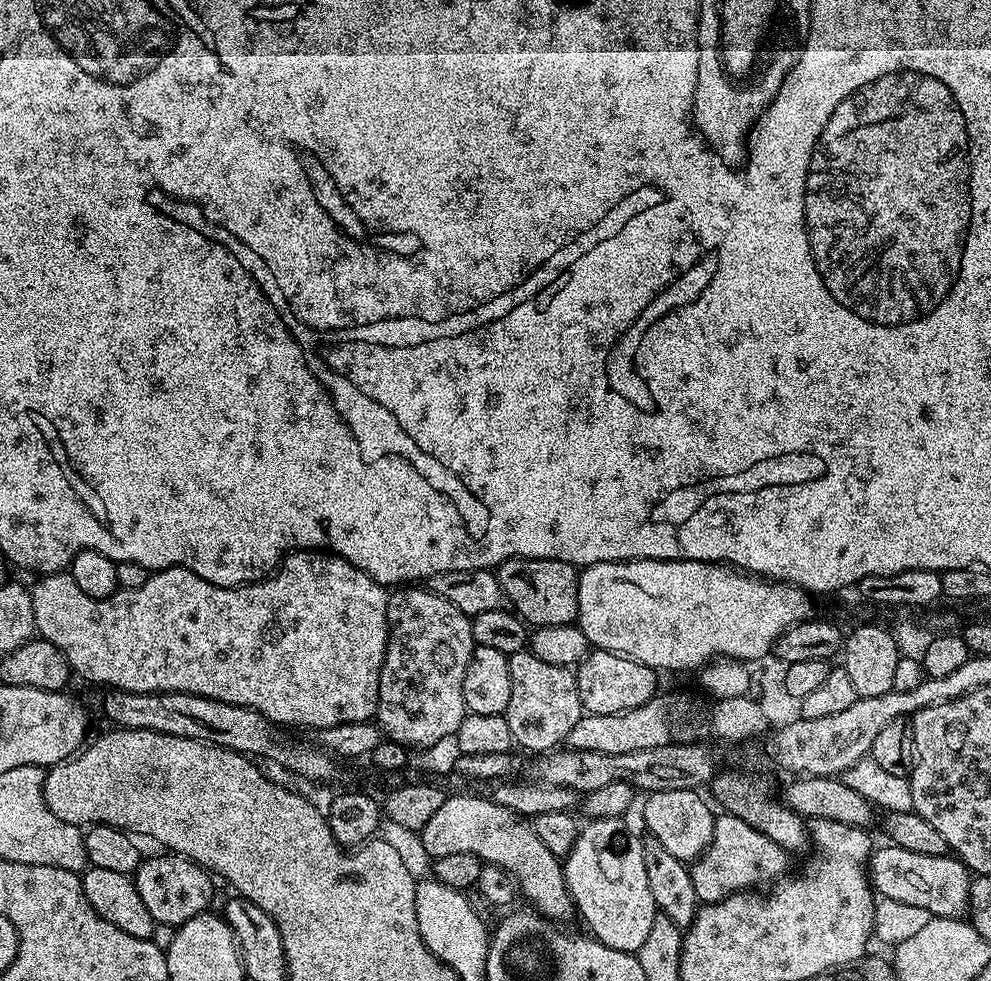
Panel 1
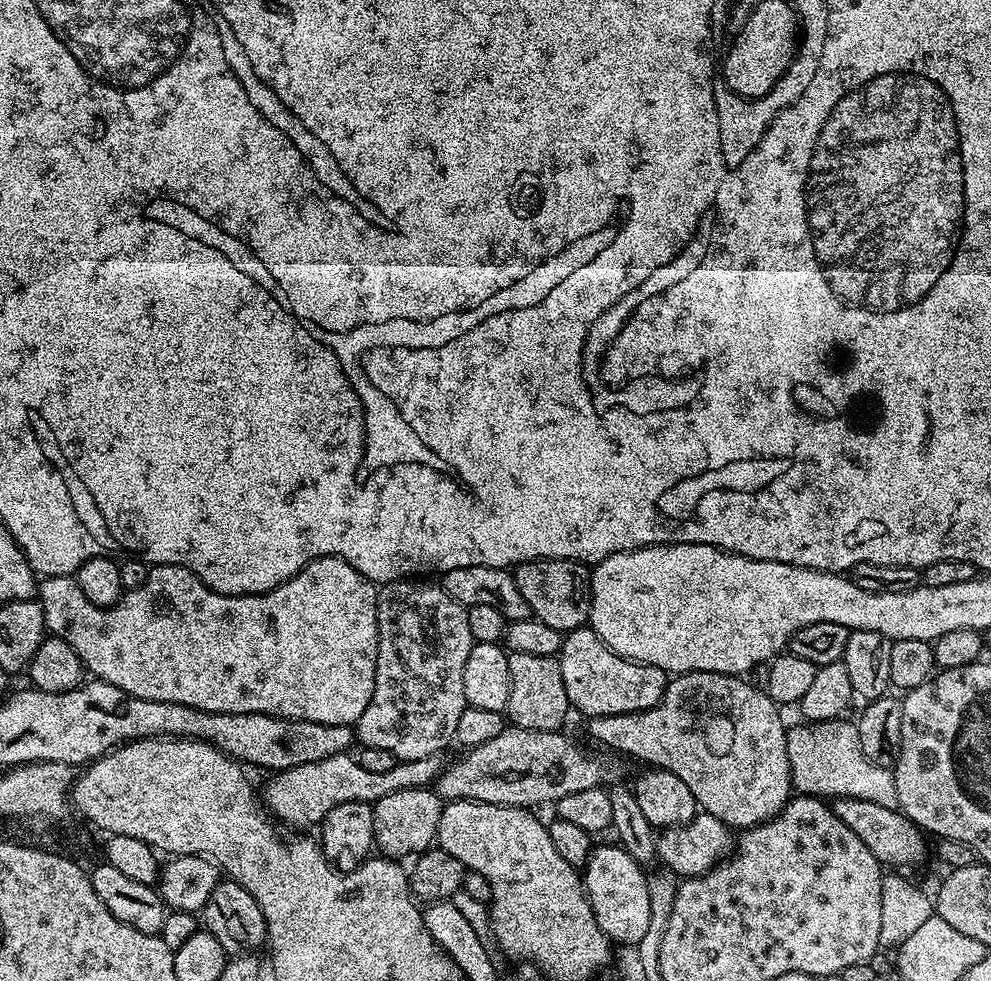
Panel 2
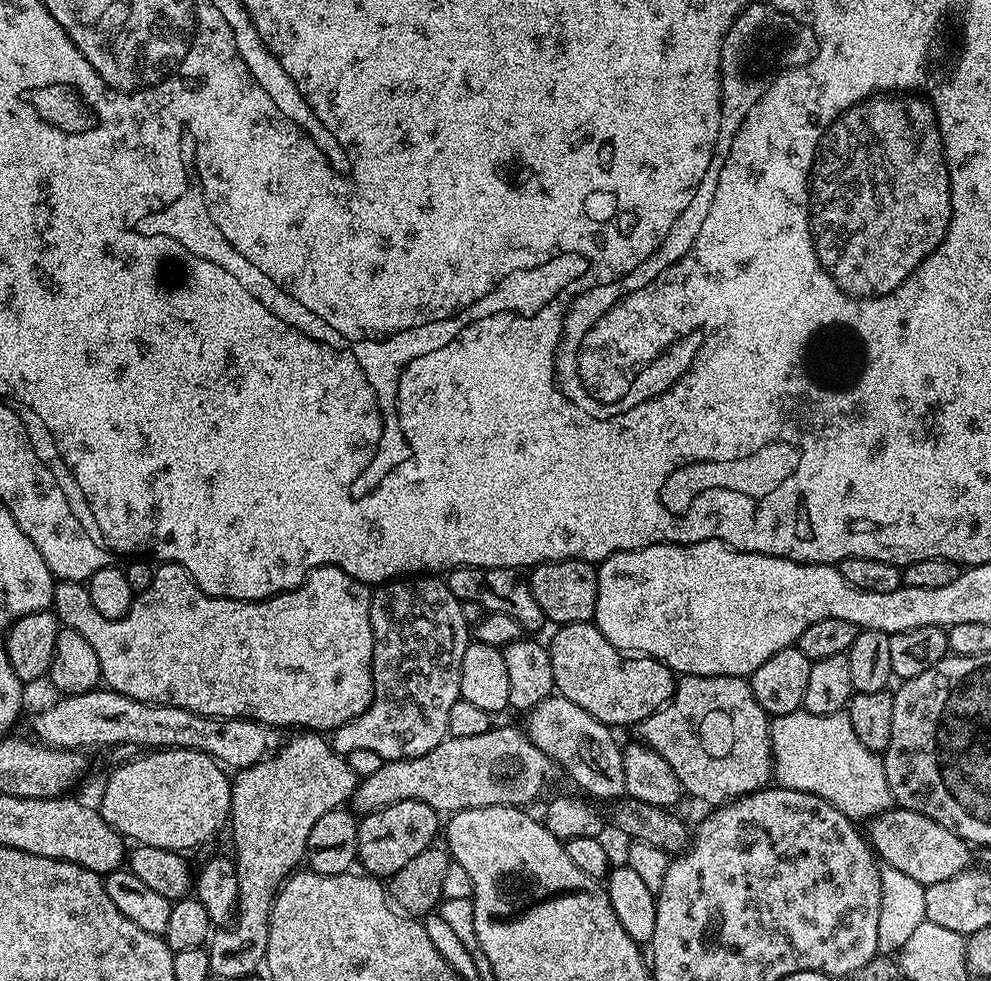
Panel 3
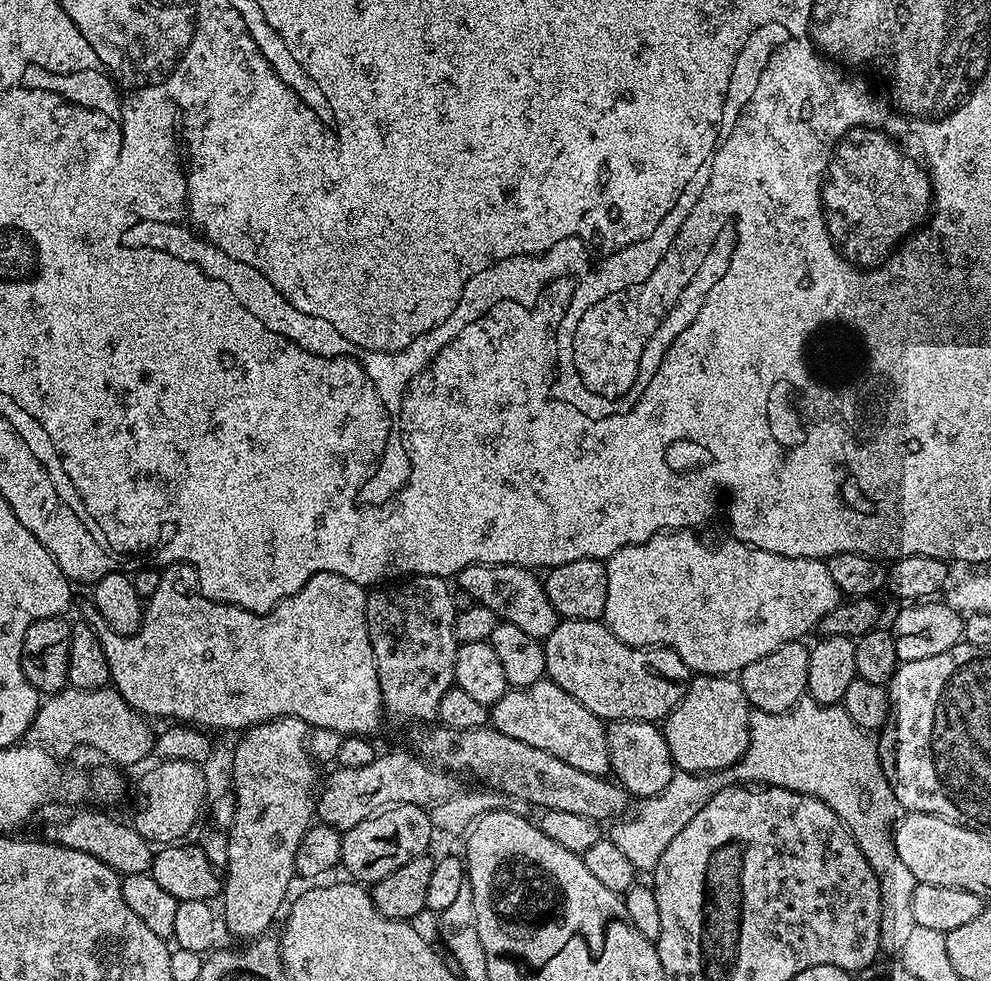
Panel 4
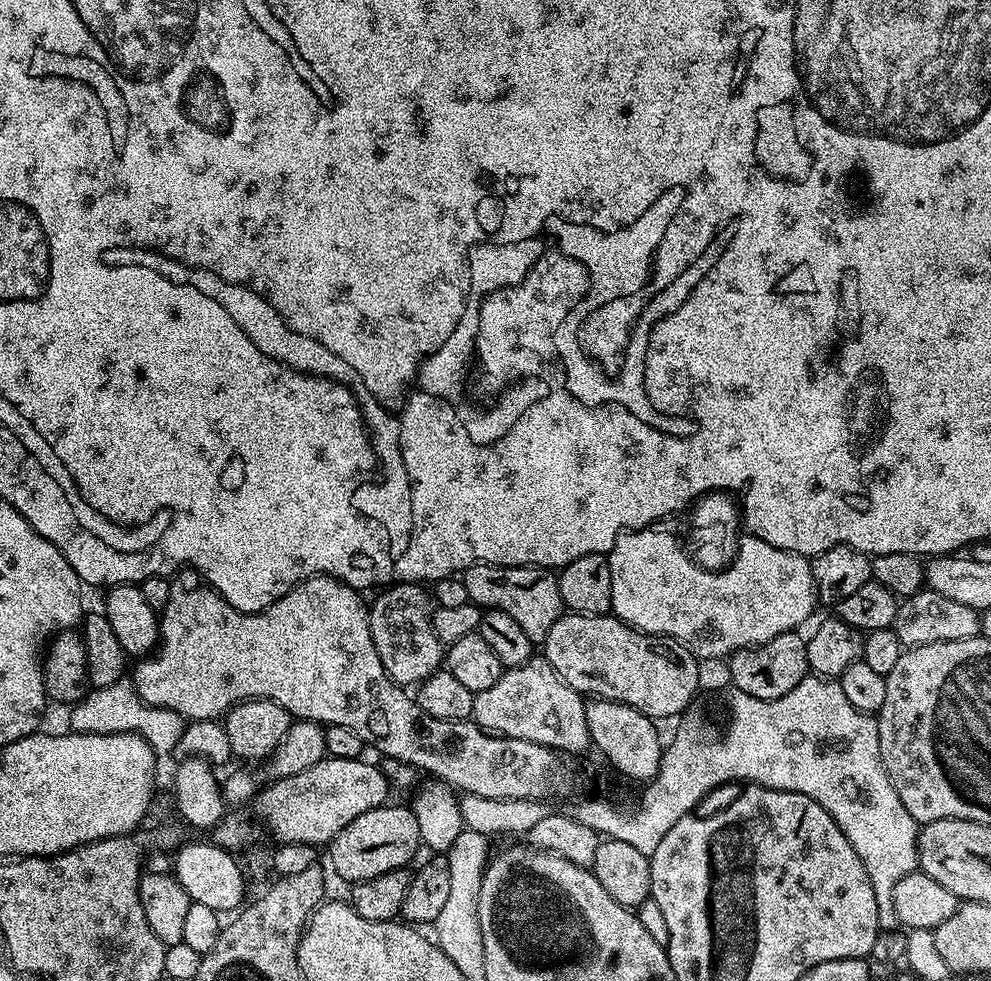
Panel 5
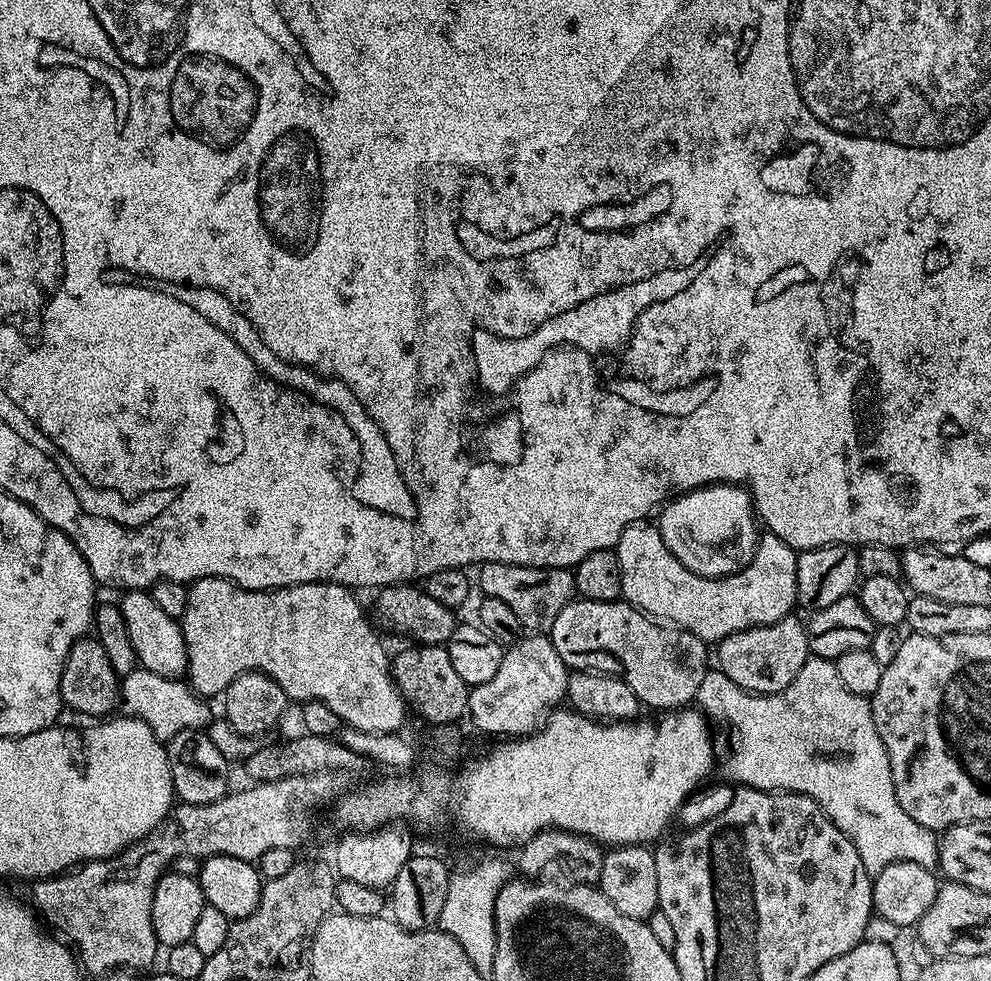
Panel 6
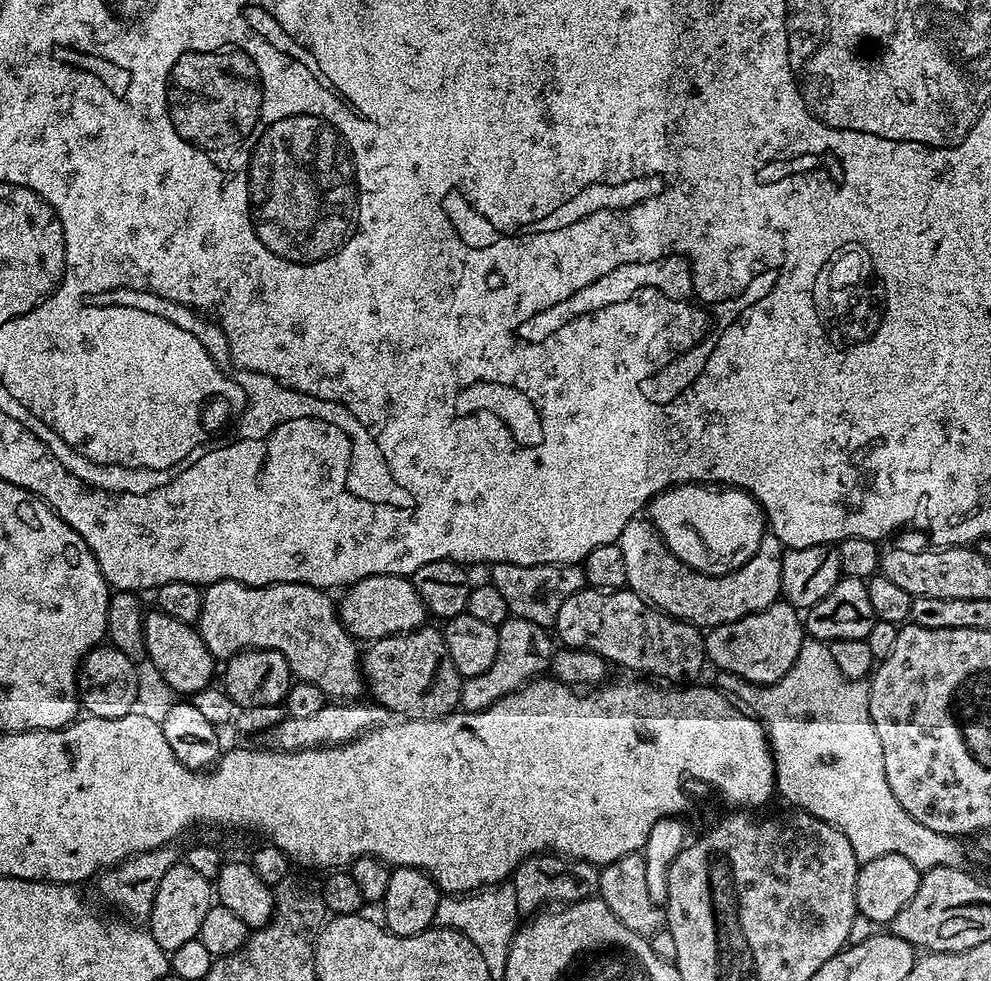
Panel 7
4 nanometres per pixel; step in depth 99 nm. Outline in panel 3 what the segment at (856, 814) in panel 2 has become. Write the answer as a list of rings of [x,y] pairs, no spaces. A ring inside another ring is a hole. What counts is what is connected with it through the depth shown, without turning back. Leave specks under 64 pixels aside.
[[[893,806],[871,817],[866,824],[866,839],[872,851],[887,867],[902,870],[902,874],[925,886],[965,871],[973,863],[973,849],[968,841],[909,808]]]

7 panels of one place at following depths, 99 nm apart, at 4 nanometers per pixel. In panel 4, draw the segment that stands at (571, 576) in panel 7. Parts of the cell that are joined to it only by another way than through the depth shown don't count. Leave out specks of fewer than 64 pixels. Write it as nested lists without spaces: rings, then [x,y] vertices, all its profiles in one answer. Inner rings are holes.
[[[471,564],[459,572],[459,580],[458,588],[470,594],[474,604],[490,606],[497,618],[526,630],[530,638],[543,642],[560,625],[562,618],[550,606],[550,598],[546,598],[543,579],[531,568],[517,564]]]

